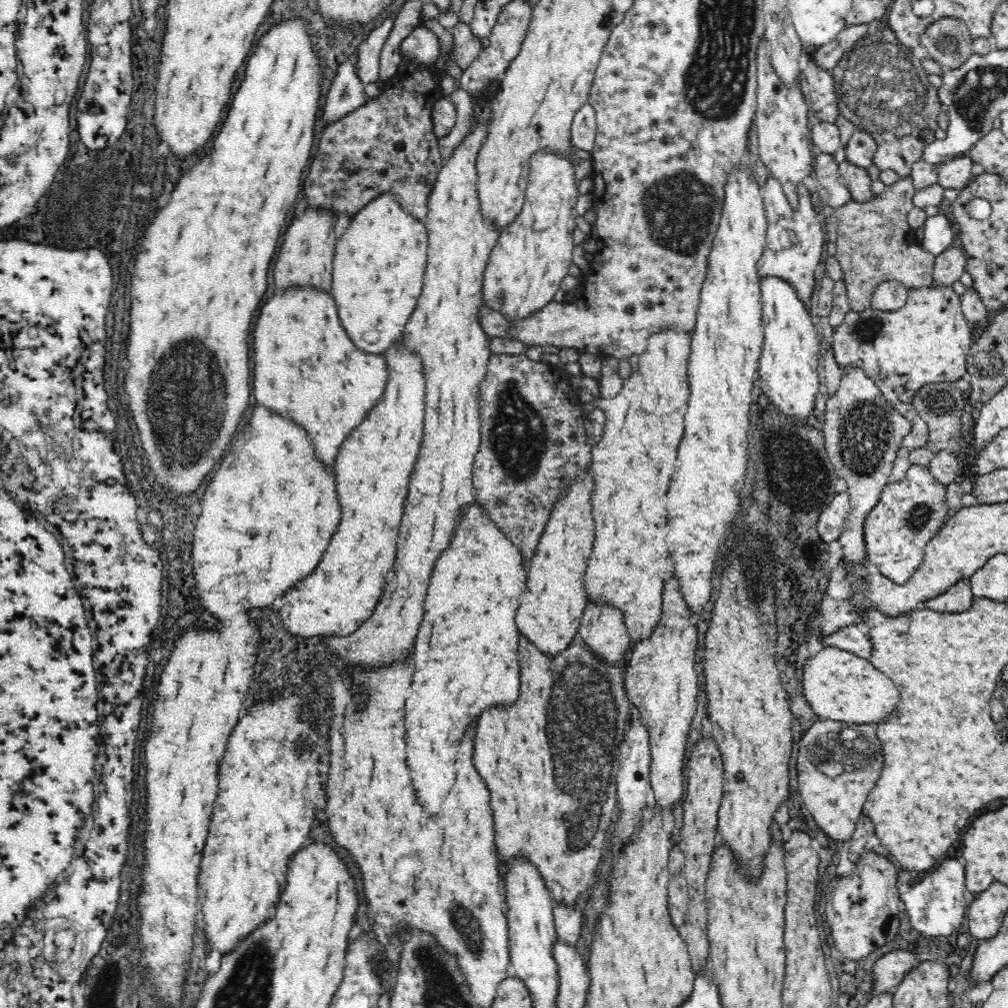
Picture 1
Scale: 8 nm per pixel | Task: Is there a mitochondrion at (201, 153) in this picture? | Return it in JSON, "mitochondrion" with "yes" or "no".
{"mitochondrion":"no"}

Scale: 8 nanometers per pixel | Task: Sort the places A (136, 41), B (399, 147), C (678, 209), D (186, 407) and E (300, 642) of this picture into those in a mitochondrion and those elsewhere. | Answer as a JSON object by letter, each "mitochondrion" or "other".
{"A":"other","B":"other","C":"mitochondrion","D":"mitochondrion","E":"other"}

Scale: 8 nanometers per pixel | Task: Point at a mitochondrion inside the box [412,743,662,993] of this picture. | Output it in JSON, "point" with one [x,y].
{"point":[464,921]}

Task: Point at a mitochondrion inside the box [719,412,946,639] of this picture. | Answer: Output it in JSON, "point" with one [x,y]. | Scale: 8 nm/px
{"point":[920,516]}

